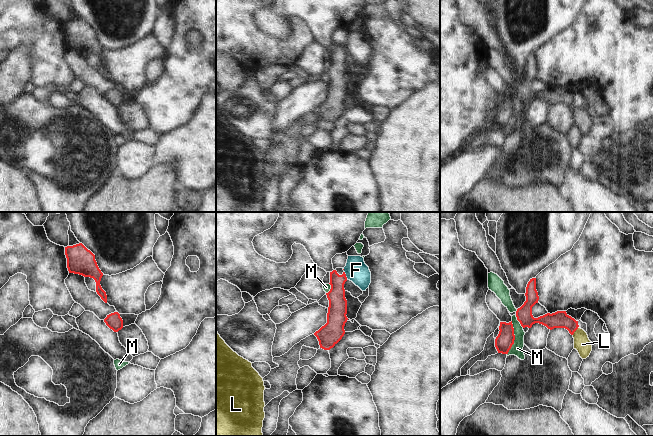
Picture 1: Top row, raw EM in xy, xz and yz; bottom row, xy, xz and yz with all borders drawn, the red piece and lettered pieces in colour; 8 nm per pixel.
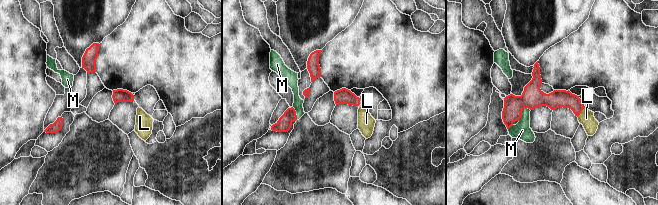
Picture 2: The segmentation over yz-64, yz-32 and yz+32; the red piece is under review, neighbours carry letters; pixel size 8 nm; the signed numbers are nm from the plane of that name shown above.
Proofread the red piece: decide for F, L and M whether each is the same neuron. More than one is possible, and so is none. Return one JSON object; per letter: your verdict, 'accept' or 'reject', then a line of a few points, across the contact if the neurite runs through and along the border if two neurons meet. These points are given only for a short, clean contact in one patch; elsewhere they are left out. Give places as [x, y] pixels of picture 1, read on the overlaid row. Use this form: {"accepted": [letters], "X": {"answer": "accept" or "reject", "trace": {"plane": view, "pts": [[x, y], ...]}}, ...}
{"accepted": ["L"], "F": {"answer": "reject", "trace": {"plane": "xz", "pts": [[344, 271], [347, 278]]}}, "L": {"answer": "accept", "trace": {"plane": "yz", "pts": [[560, 319], [568, 322], [576, 329], [582, 344]]}}, "M": {"answer": "reject", "trace": {"plane": "yz", "pts": [[512, 321], [514, 343], [507, 354]]}}}

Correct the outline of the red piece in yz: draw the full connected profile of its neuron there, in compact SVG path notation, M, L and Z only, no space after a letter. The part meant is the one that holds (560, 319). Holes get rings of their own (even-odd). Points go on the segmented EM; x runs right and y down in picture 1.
M536 278L530 279L526 287L526 301L517 309L516 317L523 328L531 328L533 324L539 323L552 330L554 328L565 328L574 338L574 349L582 359L589 357L593 343L589 340L587 333L578 325L578 321L569 316L566 311L547 313L538 318L532 315L532 307L538 303L539 296L536 290Z

